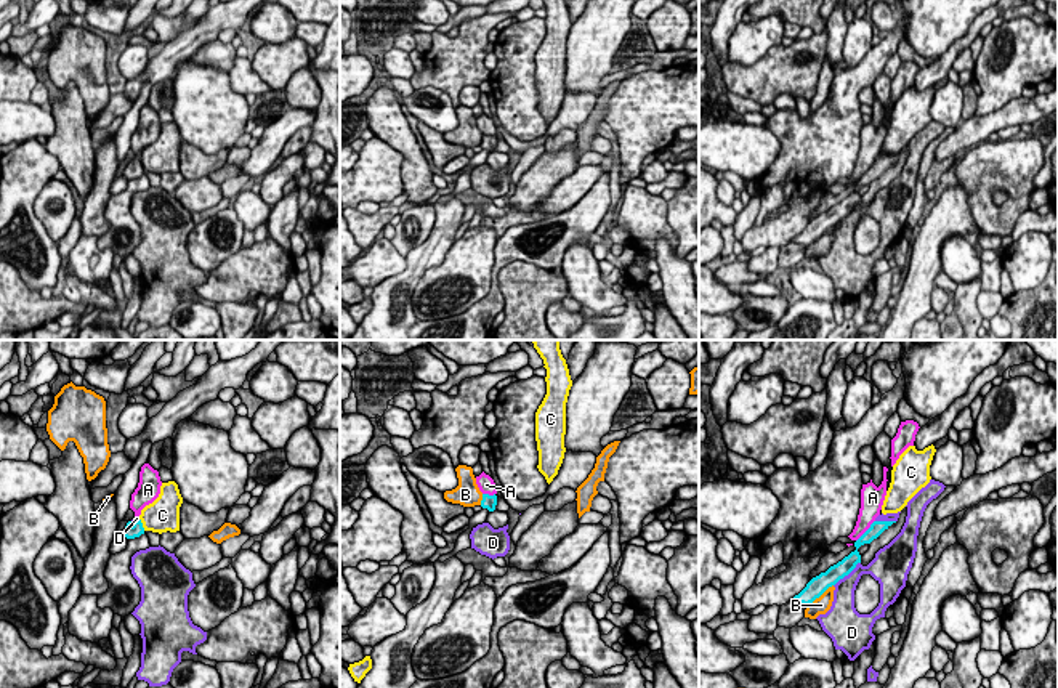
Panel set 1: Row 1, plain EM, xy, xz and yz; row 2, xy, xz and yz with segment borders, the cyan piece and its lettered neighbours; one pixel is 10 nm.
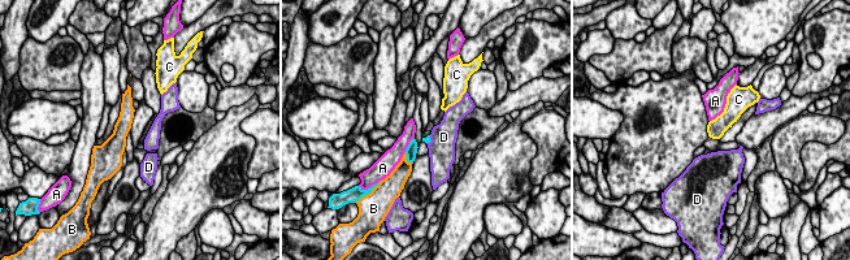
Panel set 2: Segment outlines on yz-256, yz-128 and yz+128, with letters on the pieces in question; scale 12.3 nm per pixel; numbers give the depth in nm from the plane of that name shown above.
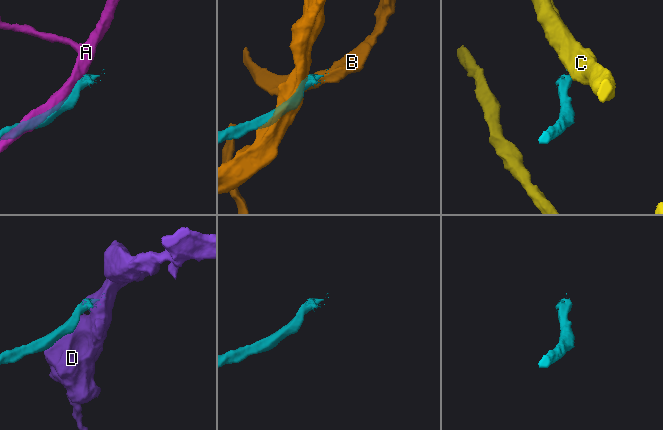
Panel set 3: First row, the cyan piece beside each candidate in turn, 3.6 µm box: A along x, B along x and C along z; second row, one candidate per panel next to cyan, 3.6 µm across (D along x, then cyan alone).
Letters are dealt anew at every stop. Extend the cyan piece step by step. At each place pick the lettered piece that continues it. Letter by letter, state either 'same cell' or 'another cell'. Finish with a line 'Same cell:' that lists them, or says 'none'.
A: another cell
B: another cell
C: another cell
D: same cell
Same cell: D

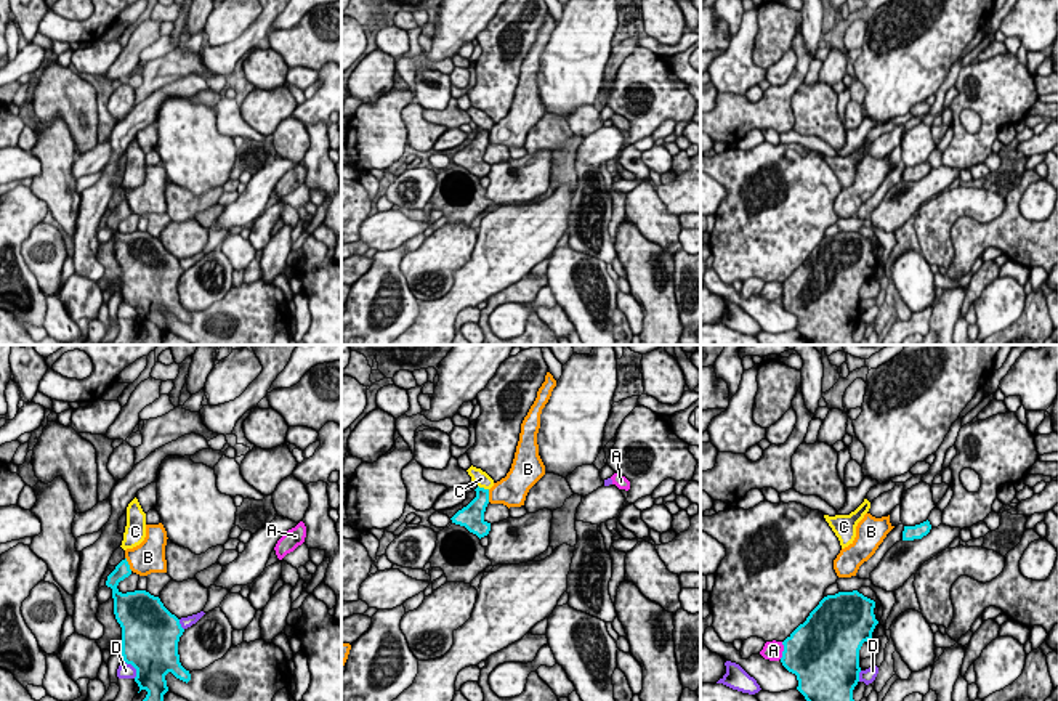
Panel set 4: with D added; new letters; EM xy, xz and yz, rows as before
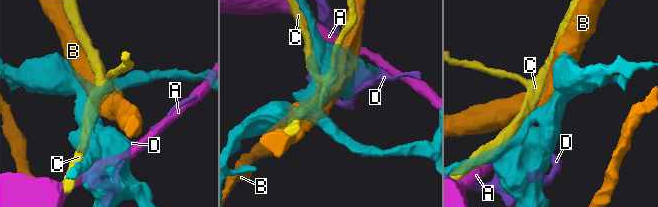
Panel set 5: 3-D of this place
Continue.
A: another cell
B: another cell
C: another cell
D: another cell
Same cell: none

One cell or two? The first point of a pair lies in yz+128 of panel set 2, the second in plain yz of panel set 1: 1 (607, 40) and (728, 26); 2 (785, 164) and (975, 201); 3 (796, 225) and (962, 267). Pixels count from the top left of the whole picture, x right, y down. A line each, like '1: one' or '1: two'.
1: two
2: one
3: two

